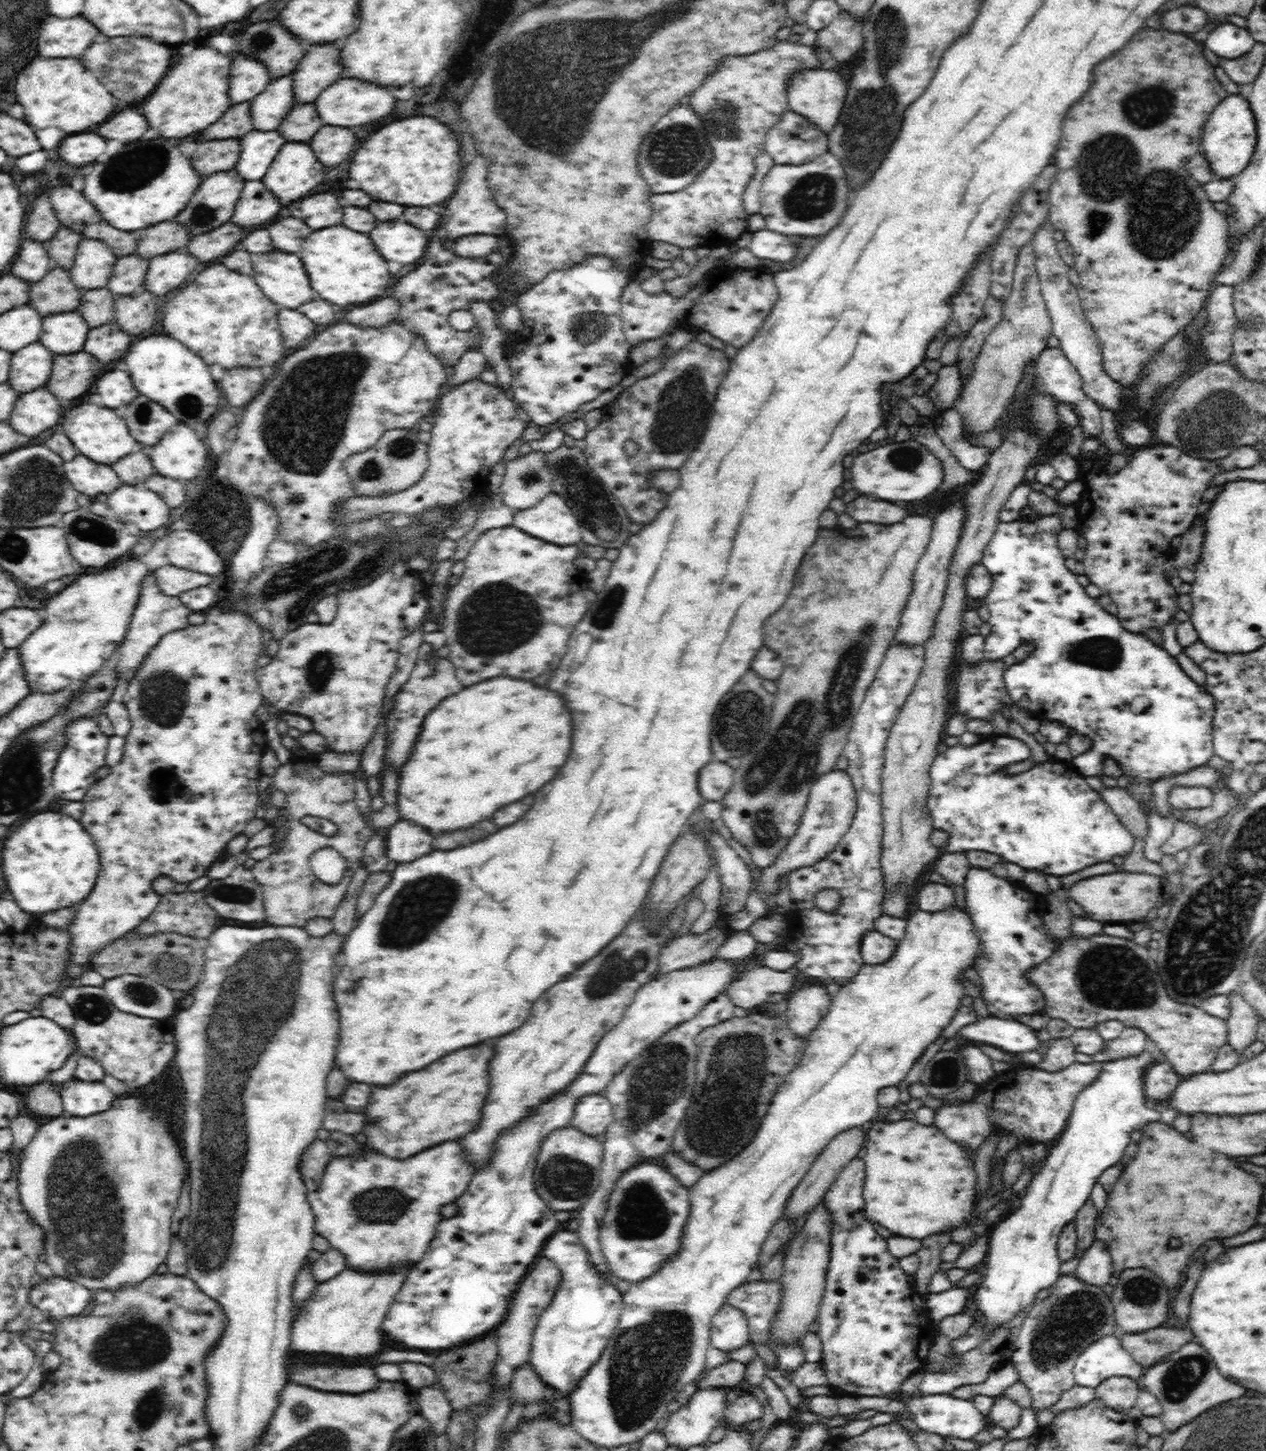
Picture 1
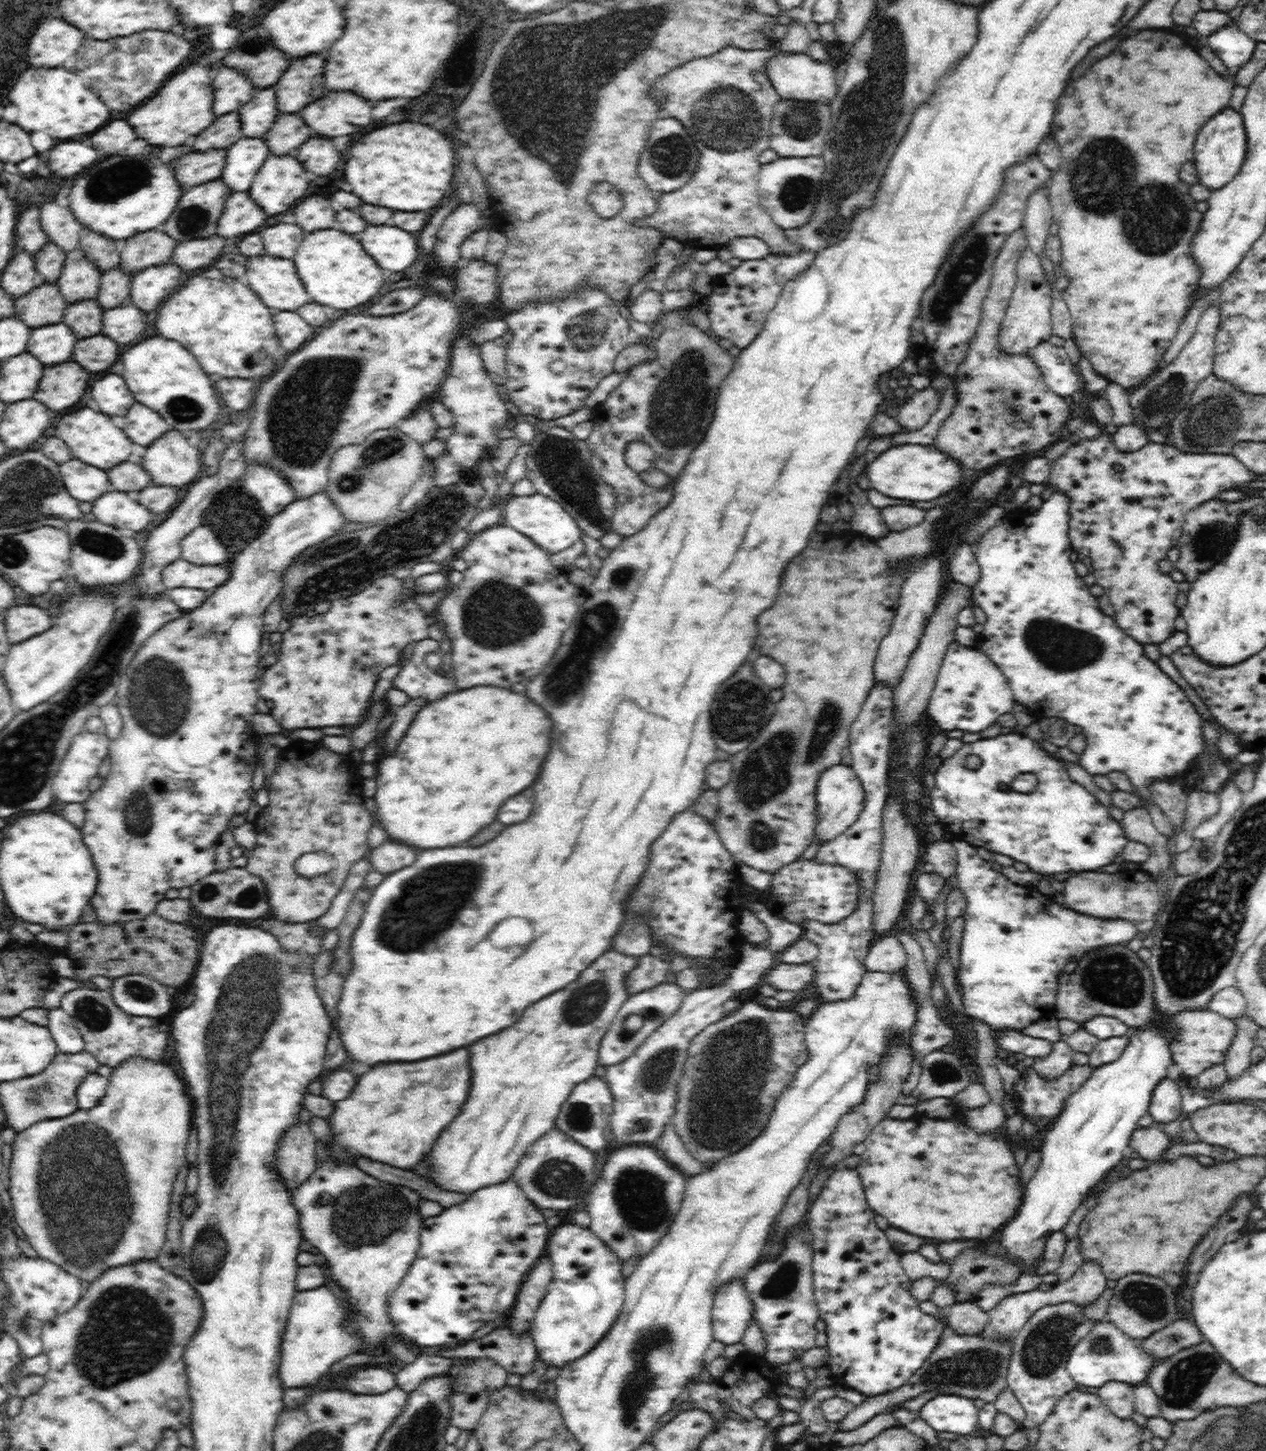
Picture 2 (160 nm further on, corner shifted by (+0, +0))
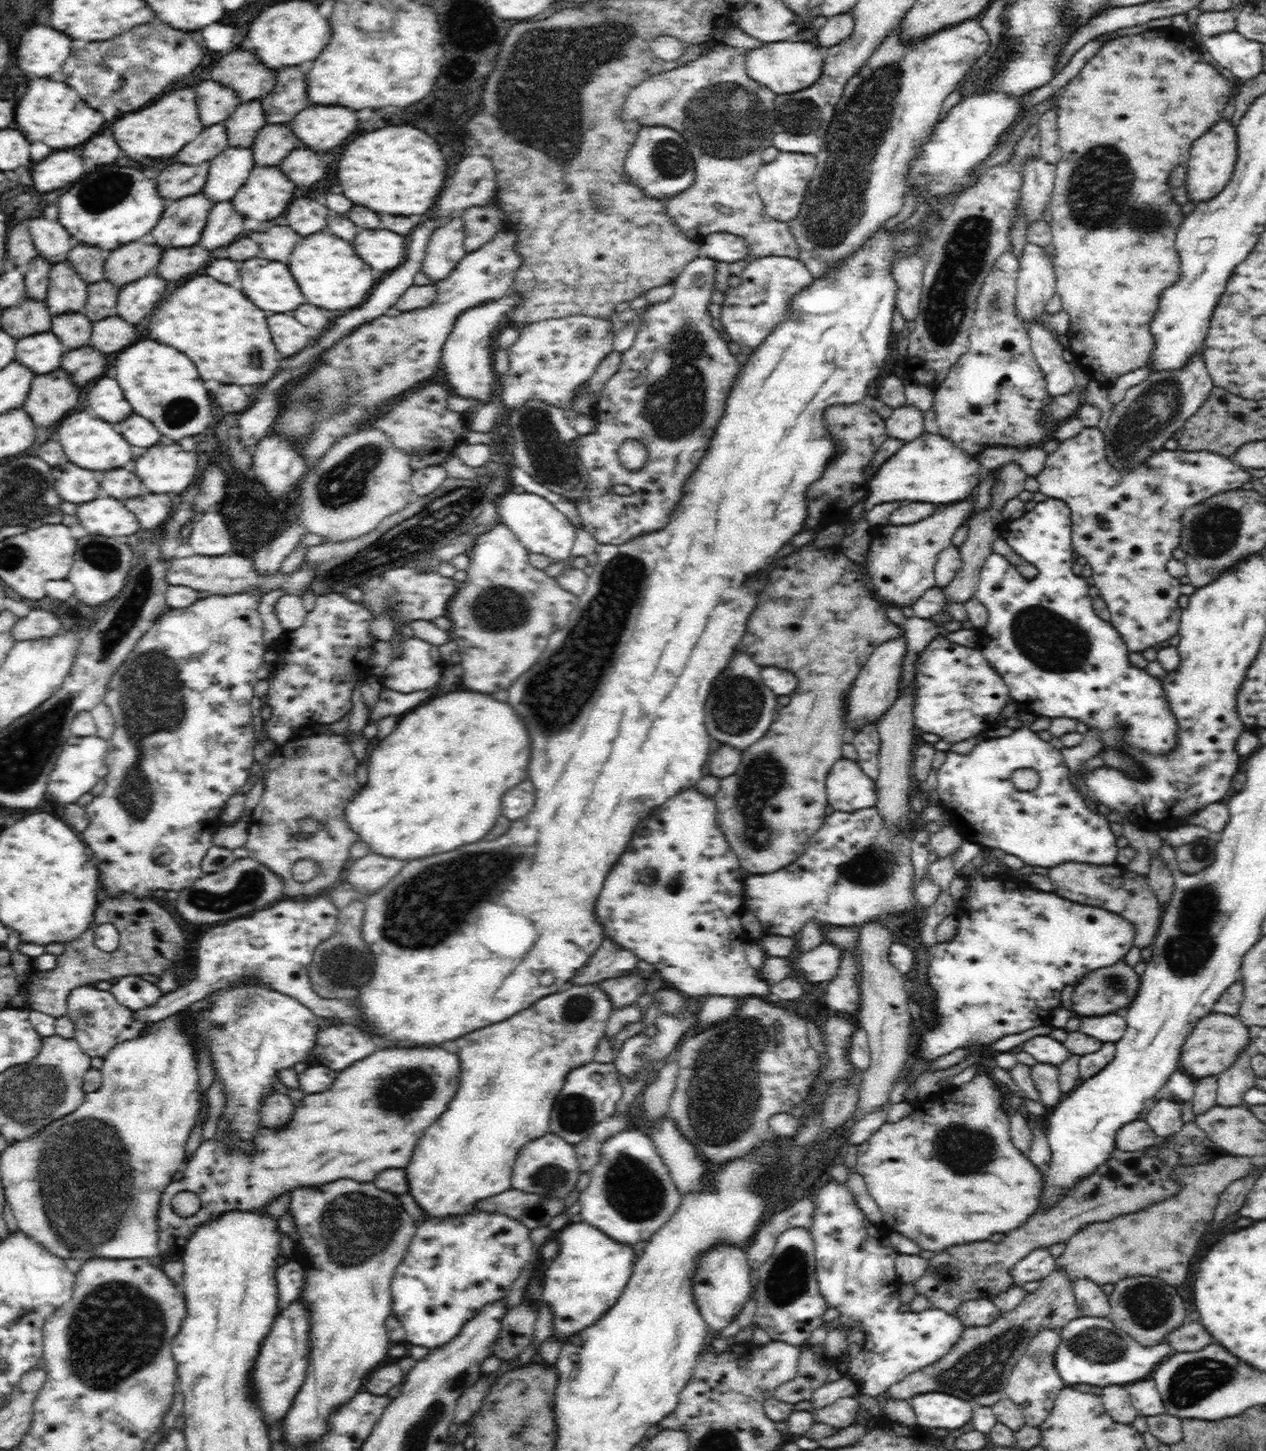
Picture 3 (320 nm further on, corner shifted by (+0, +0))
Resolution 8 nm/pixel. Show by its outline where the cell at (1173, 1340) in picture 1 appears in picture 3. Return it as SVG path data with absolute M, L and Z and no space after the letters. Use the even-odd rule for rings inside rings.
M1192 1321L1185 1322L1180 1328L1176 1328L1166 1336L1166 1343L1174 1347L1175 1352L1196 1352L1215 1342L1212 1335L1202 1323Z

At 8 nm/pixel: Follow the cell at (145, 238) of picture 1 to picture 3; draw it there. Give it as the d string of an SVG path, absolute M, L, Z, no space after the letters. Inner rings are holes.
M146 239L136 240L111 250L108 258L105 259L105 279L116 286L122 287L125 284L144 278L144 276L154 273L156 266L160 262L163 250L164 248L161 248L161 246L150 244Z

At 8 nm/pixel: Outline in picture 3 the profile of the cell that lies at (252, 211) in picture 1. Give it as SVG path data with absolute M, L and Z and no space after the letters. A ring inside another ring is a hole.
M231 201L218 202L210 210L208 222L204 226L198 245L210 252L220 251L222 246L229 246L236 242L238 236L244 236L248 231L248 225L249 222L234 209Z

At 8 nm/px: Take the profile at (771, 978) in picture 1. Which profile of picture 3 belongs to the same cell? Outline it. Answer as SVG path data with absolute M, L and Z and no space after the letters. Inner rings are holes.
M830 943L819 944L808 952L802 953L800 958L794 959L795 972L799 972L810 982L824 982L836 978L842 963L842 951Z

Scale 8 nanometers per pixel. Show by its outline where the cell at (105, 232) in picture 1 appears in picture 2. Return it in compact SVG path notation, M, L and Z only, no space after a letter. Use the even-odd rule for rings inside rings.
M86 231L80 239L79 248L102 273L118 268L120 262L121 243L117 240L96 234L95 231Z

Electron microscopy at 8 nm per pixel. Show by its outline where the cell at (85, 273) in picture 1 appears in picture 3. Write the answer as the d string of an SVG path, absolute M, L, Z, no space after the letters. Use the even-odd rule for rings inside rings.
M58 262L52 267L48 286L47 295L44 301L52 316L79 312L82 310L84 303L86 302L88 284L81 279L81 276L70 266L69 262Z

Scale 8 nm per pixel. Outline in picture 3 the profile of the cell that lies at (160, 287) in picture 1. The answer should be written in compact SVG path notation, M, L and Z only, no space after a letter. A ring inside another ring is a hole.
M154 273L123 285L116 301L116 316L130 324L142 322L155 311L166 292L166 280Z

